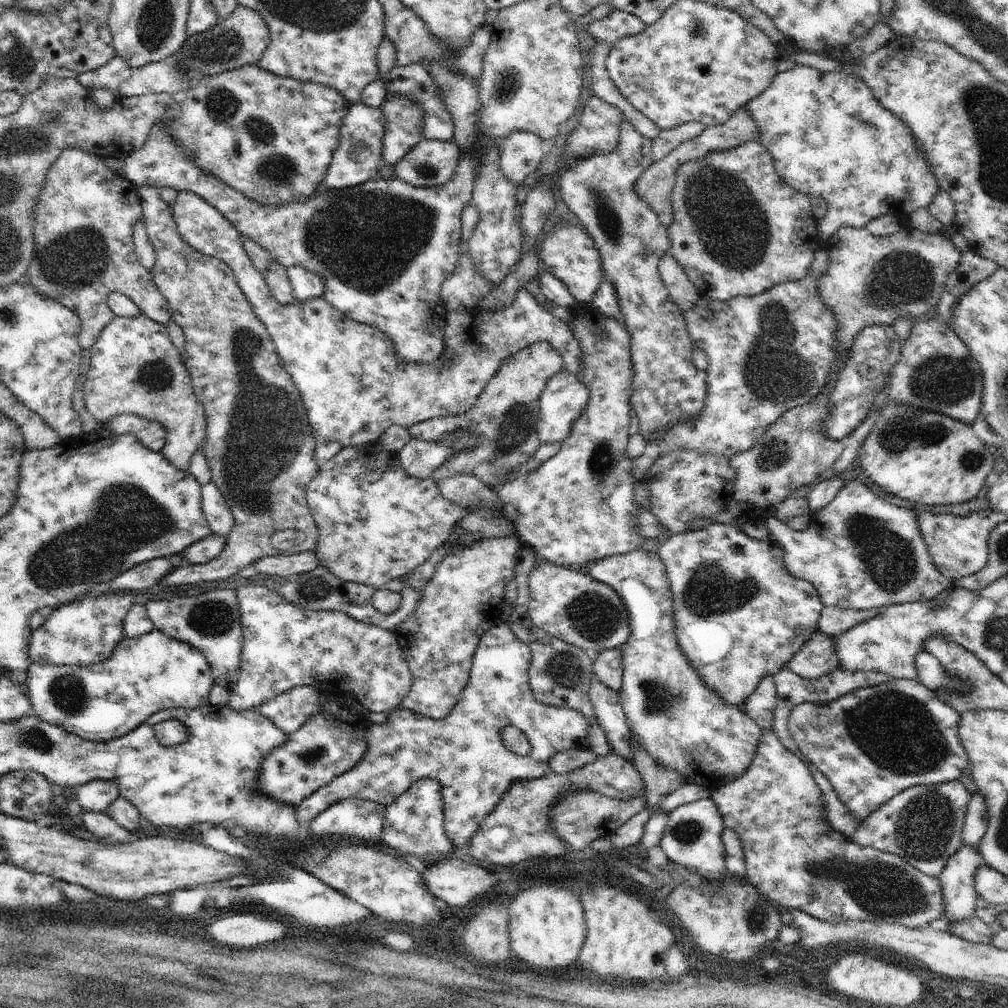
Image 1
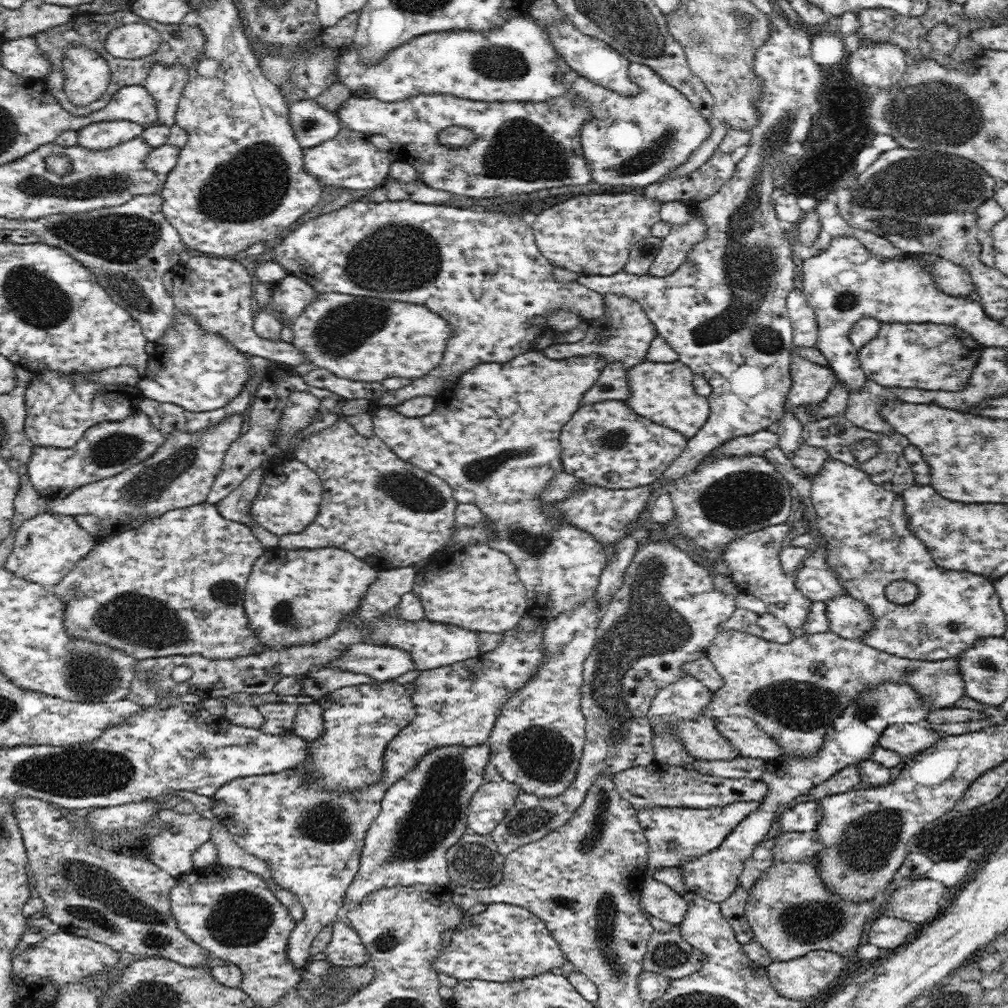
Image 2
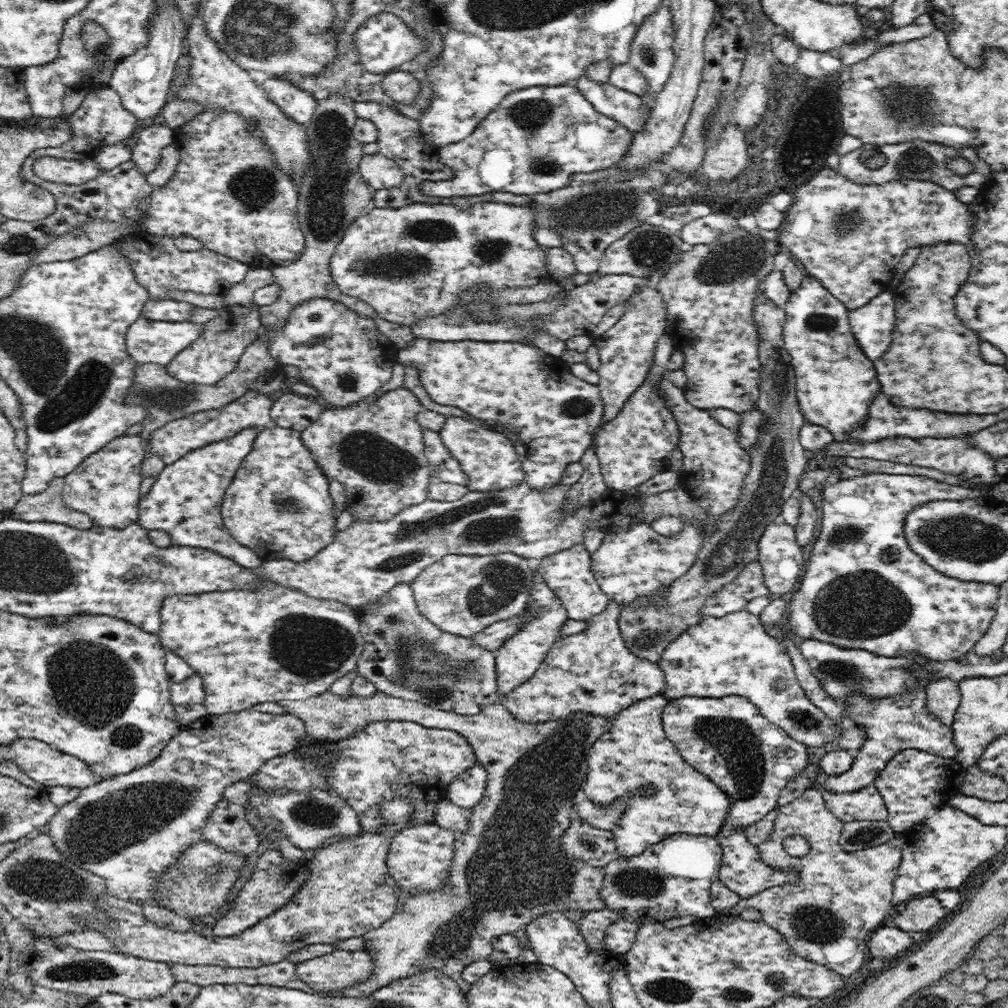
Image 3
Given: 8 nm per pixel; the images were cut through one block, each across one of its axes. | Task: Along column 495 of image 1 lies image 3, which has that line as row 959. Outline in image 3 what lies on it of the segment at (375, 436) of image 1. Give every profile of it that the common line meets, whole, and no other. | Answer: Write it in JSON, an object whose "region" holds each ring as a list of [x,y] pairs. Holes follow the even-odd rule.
{"region":[[[336,949],[330,954],[297,964],[297,975],[318,994],[344,992],[364,982],[374,972],[374,957],[368,951]]]}

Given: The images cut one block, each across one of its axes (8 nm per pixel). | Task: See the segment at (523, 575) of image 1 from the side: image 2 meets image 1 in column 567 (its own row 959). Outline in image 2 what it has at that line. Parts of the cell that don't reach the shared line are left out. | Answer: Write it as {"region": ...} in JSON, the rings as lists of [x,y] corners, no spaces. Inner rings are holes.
{"region":[[[641,905],[641,909],[653,928],[642,961],[644,972],[654,972],[676,980],[698,972],[708,962],[702,951],[682,938],[679,925],[648,914],[644,905]]]}

